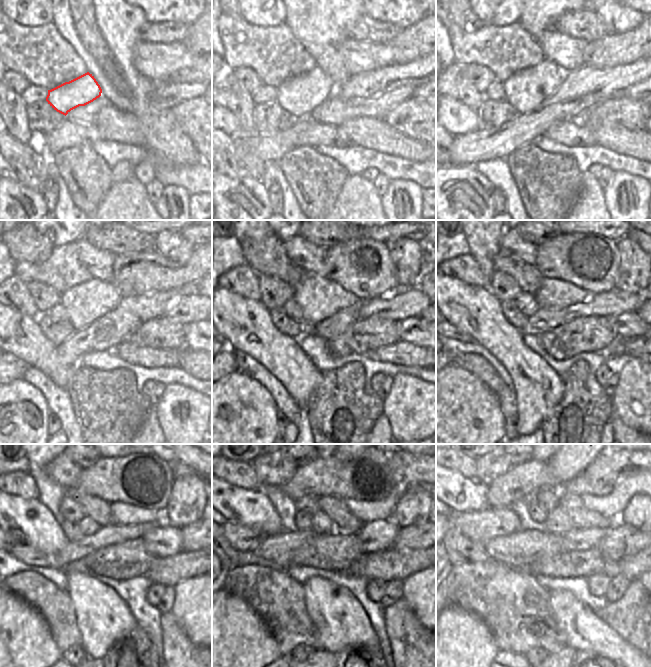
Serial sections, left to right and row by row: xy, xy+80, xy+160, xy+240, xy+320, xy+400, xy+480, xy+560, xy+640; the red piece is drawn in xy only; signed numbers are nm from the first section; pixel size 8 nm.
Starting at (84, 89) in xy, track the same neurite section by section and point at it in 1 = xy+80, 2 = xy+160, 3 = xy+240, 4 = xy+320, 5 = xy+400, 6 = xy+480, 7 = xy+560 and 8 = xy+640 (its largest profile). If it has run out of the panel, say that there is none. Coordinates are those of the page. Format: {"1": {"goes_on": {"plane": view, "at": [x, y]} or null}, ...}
{"1": {"goes_on": {"plane": "xy+80", "at": [299, 95]}}, "2": {"goes_on": {"plane": "xy+160", "at": [525, 90]}}, "3": {"goes_on": {"plane": "xy+240", "at": [85, 303]}}, "4": {"goes_on": {"plane": "xy+320", "at": [319, 298]}}, "5": {"goes_on": {"plane": "xy+400", "at": [552, 293]}}, "6": {"goes_on": {"plane": "xy+480", "at": [123, 514]}}, "7": {"goes_on": {"plane": "xy+560", "at": [365, 511]}}, "8": {"goes_on": {"plane": "xy+640", "at": [612, 505]}}}

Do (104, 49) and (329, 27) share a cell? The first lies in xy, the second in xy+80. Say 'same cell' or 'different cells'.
same cell

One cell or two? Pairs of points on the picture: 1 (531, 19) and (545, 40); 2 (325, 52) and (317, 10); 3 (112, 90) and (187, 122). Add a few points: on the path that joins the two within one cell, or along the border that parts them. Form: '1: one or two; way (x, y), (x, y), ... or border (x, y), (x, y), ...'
1: two; border (552, 26), (535, 37)
2: one; way (321, 42), (321, 20)
3: two; border (171, 110), (175, 122), (187, 136)

